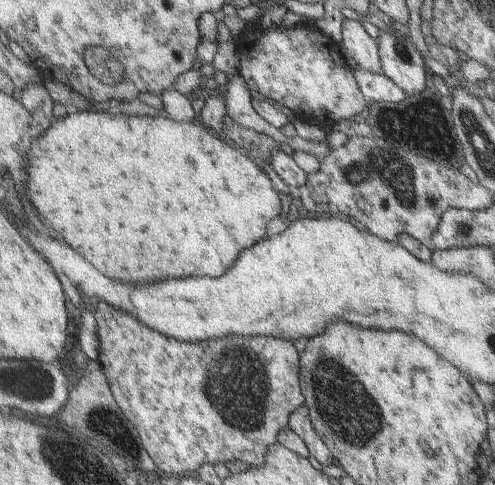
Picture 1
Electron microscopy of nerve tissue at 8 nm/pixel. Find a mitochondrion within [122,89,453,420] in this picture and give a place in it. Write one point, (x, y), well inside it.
(386, 170)

